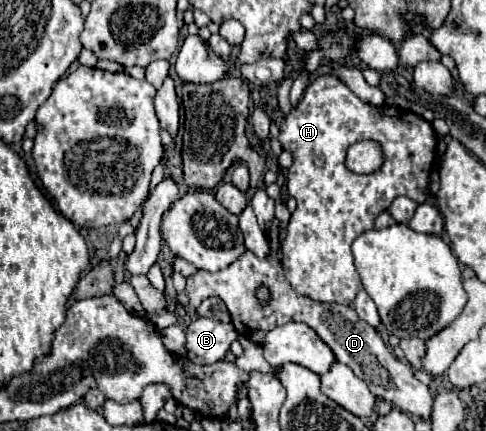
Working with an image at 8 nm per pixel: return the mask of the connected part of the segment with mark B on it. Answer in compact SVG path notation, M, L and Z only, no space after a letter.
M198 318L186 328L186 358L200 366L214 364L224 358L236 336L238 332L232 324Z

